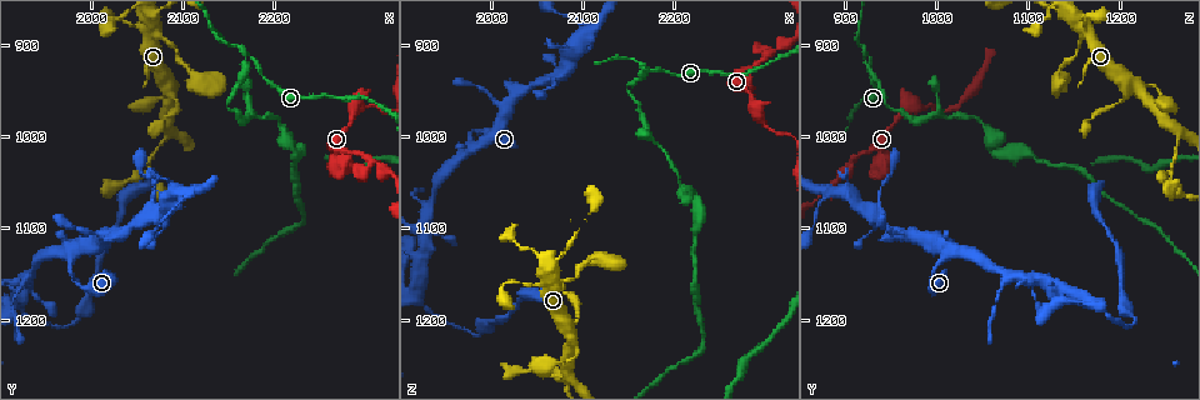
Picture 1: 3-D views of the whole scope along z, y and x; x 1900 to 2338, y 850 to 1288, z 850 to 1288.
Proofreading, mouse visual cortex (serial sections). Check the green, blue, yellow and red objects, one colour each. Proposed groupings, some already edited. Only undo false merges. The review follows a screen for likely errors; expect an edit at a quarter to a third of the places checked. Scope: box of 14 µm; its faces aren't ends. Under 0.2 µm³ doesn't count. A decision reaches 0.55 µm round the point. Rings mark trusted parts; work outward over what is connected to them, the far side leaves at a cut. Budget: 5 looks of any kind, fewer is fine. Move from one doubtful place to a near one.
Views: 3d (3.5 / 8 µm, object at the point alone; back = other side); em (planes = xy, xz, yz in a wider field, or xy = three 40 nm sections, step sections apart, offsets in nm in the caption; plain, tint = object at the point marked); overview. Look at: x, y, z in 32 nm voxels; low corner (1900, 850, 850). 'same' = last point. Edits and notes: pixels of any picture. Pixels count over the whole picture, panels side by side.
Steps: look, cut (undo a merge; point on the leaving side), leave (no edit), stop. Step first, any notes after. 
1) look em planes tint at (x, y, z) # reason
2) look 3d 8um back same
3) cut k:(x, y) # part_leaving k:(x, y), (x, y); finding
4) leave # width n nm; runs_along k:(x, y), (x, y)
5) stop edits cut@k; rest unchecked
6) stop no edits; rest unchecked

look em xy step 3 tint at (2080, 890, 1160) # calibre changes

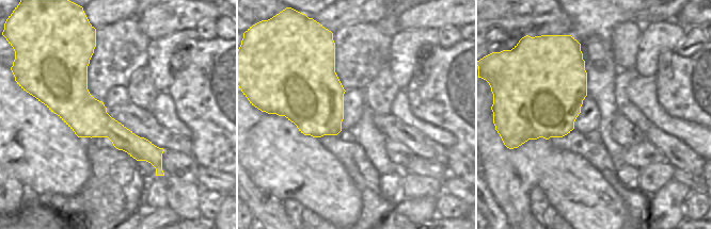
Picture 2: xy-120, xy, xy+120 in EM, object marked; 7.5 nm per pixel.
look 3d 3.5um same # see where the arms go

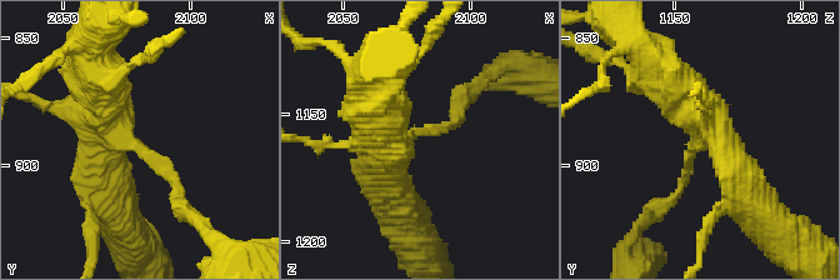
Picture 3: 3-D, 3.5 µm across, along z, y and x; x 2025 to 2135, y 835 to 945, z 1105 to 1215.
leave # runs_along 3:(383, 170), (403, 138), (453, 125), (460, 100); all the same cell

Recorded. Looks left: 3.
look 3d 3.5um at (2165, 910, 925) # sharp bend

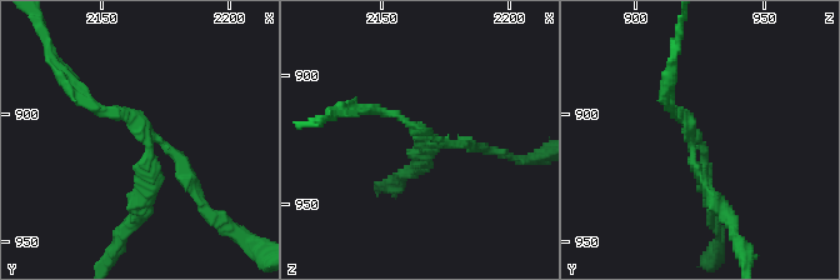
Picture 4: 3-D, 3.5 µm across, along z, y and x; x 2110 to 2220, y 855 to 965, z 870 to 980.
look em planes tint at (2170, 911, 923)

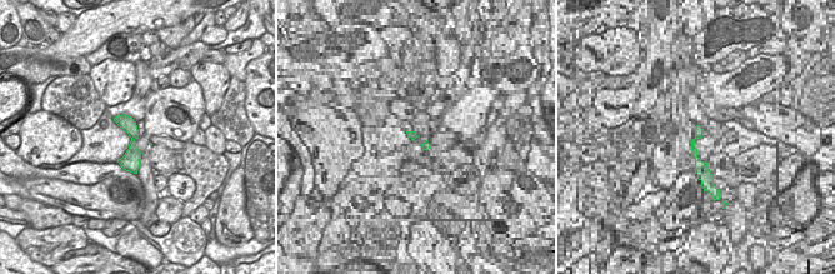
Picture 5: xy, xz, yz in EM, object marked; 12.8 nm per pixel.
cut 4:(426, 159) # part_leaving 4:(146, 160), (150, 191), (108, 260); a second cell is stuck on

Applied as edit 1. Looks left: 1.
stop edits cut@4; rest unchecked

